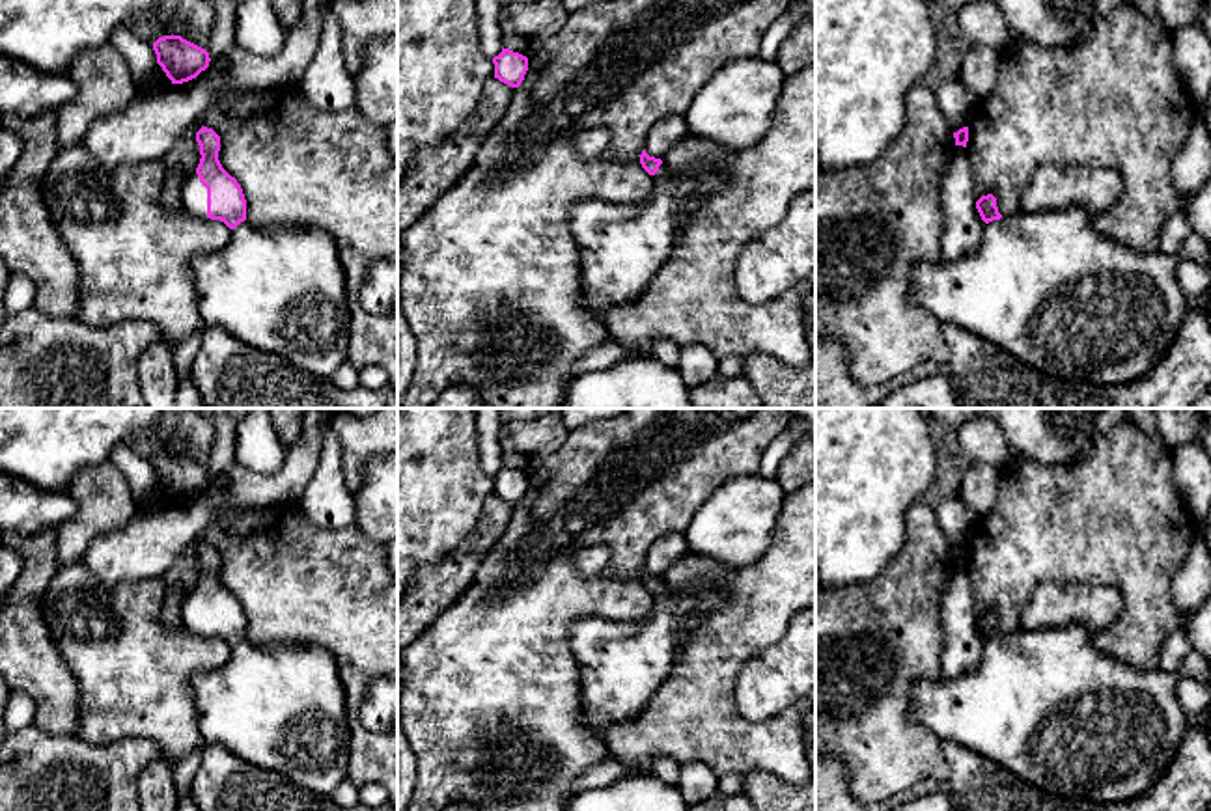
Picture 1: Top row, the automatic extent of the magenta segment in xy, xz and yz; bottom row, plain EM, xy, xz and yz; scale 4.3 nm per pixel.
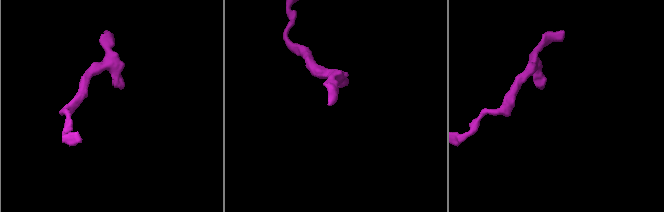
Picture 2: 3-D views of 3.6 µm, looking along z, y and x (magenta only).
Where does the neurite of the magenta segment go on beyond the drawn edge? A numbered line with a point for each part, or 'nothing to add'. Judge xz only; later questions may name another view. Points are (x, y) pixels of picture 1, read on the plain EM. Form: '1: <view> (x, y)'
1: xz (622, 664)

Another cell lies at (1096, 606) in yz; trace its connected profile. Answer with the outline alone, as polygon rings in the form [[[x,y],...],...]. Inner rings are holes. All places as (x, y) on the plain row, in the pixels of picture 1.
[[[1045,580],[1036,585],[1026,602],[1019,632],[1036,632],[1071,623],[1097,632],[1118,619],[1120,608],[1121,597],[1116,587]]]

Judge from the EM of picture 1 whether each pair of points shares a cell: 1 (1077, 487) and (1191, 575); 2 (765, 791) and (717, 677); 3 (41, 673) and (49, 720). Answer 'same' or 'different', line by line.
1: different
2: different
3: same

